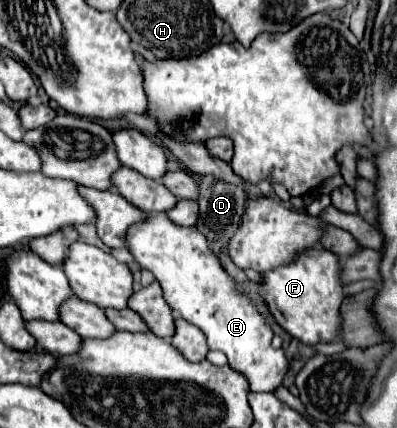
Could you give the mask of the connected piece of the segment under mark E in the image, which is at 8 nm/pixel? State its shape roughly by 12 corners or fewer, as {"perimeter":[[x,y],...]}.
{"perimeter":[[165,213],[127,247],[209,349],[275,391],[271,327],[195,227]]}

